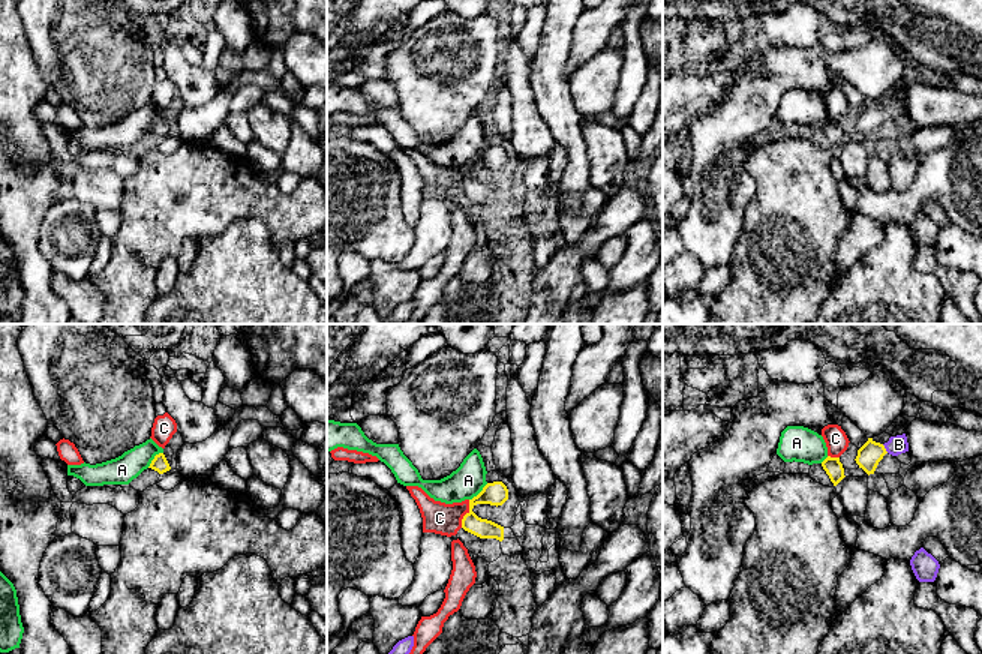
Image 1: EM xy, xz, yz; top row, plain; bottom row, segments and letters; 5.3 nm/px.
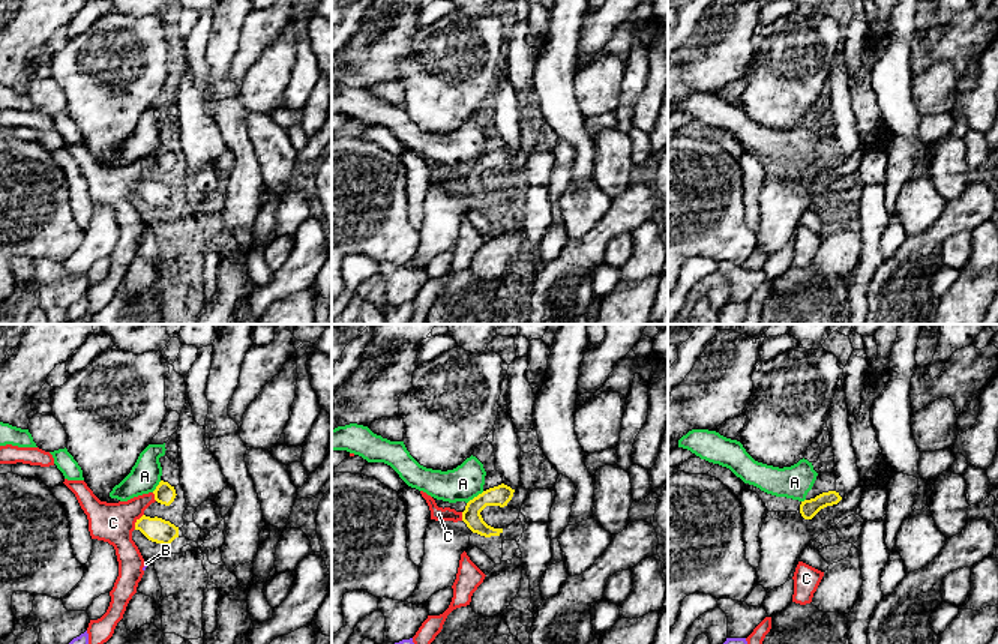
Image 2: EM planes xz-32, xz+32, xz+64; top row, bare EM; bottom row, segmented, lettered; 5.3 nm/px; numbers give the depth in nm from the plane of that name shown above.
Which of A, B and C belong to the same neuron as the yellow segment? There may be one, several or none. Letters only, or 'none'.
B

